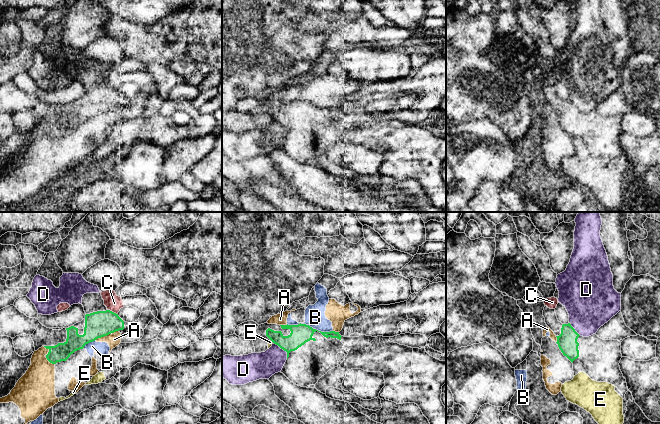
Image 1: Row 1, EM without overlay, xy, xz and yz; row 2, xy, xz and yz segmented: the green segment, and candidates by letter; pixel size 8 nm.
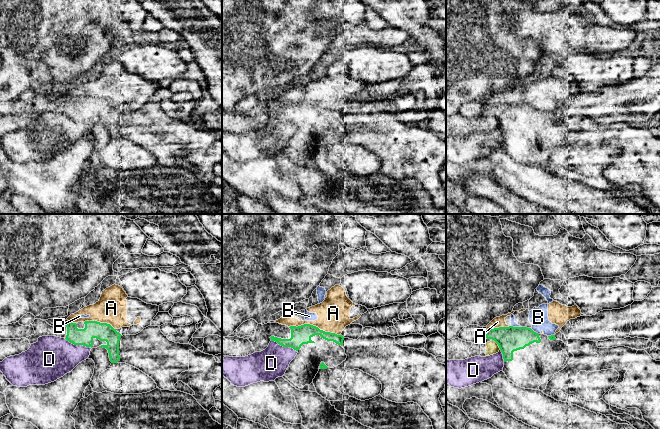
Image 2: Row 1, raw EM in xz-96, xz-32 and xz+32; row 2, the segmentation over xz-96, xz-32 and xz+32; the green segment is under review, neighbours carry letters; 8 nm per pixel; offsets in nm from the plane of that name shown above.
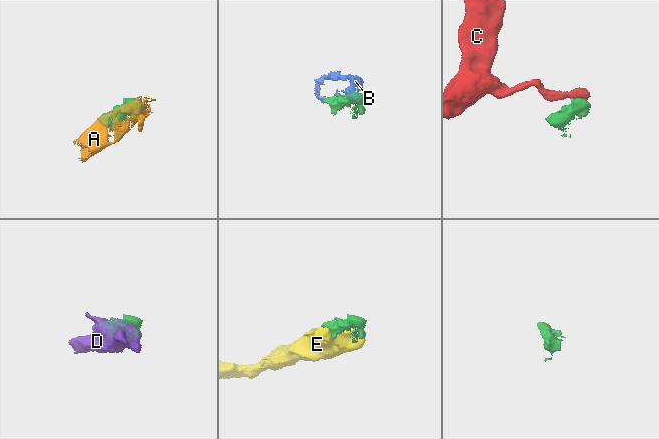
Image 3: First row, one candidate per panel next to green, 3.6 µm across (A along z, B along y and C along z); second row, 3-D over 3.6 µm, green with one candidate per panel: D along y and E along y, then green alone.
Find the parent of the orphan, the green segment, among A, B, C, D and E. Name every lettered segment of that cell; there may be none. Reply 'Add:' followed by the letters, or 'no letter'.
Add: no letter

